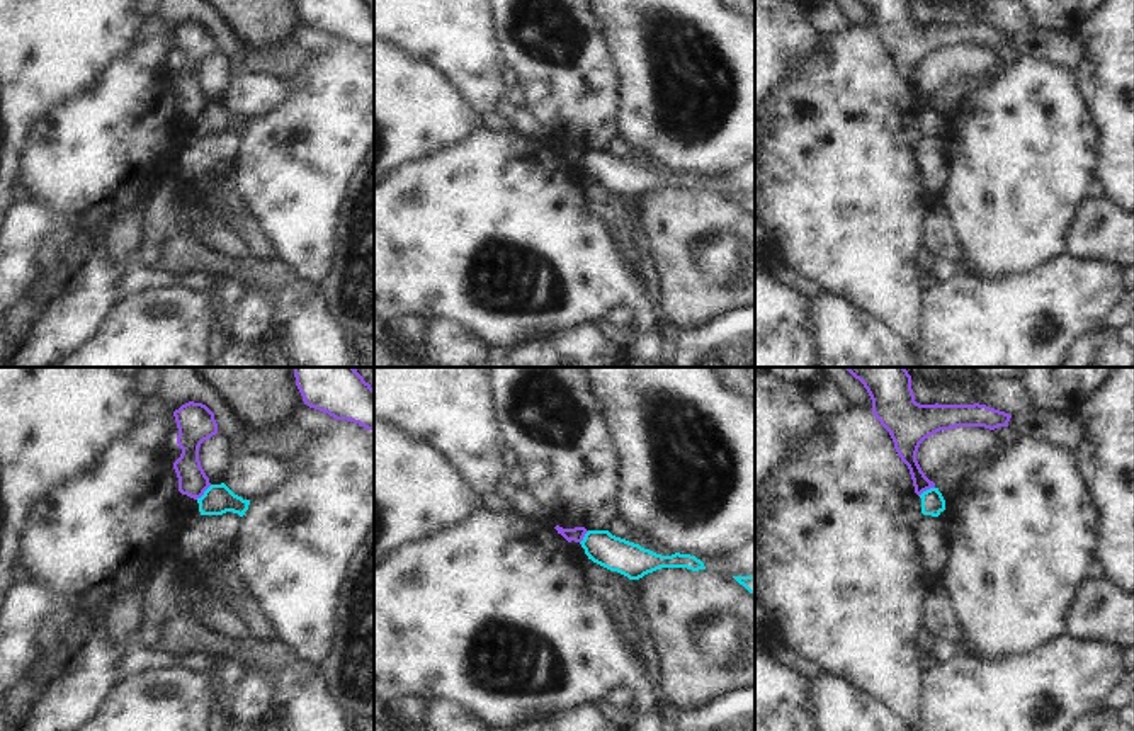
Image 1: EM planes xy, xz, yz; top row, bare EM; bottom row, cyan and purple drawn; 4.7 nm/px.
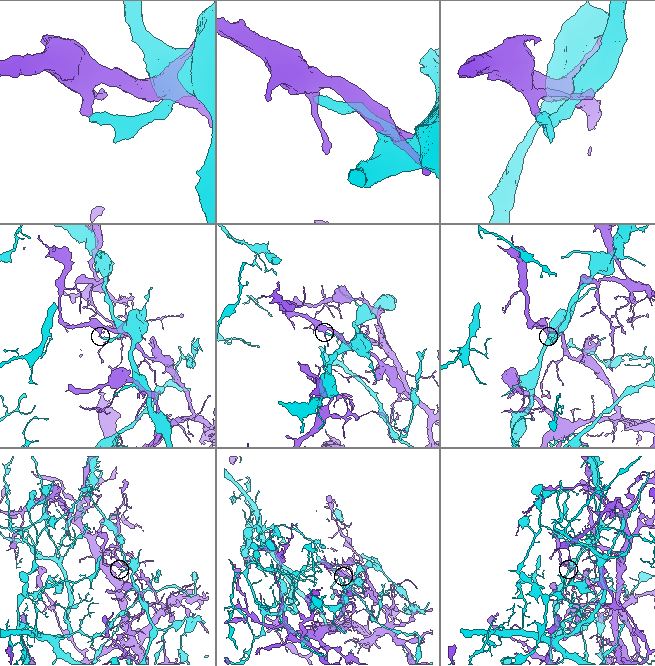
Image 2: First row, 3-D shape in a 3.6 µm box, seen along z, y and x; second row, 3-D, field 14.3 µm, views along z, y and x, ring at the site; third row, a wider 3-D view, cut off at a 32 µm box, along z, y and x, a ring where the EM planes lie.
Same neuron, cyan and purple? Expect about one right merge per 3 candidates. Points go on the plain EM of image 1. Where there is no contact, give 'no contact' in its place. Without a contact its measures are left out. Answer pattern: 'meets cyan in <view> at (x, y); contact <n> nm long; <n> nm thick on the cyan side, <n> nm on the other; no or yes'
meets cyan in xy at (204, 113); contact 100 nm long; 140 nm thick on the cyan side, 140 nm on the other; no

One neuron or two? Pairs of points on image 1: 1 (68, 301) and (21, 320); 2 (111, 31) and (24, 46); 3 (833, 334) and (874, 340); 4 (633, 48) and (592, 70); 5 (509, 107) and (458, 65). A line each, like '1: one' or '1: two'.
1: one
2: one
3: one
4: two
5: two

